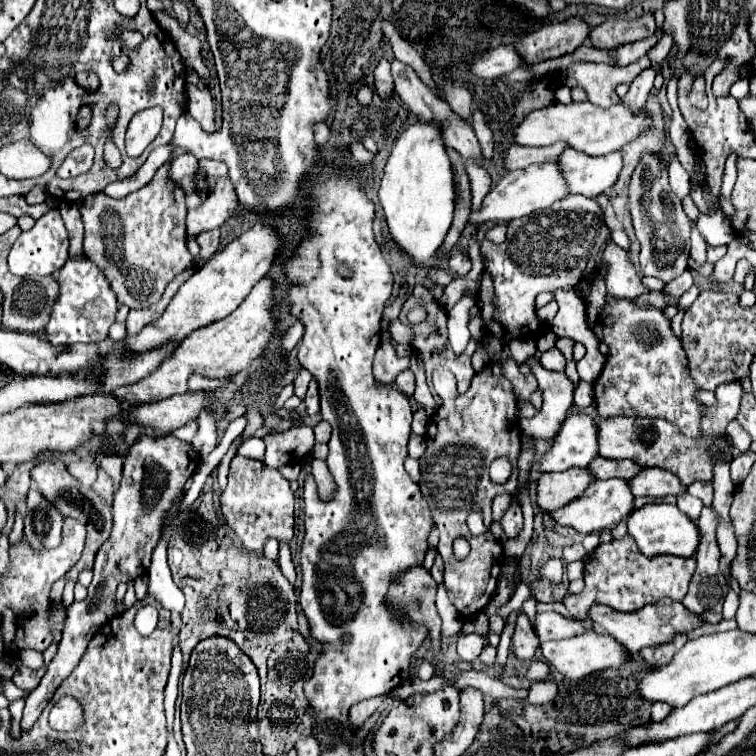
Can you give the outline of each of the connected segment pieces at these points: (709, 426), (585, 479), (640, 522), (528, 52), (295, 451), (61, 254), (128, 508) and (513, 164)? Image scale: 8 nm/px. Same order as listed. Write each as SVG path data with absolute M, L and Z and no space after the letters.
M740 382L724 383L716 388L716 406L706 406L706 416L701 422L704 436L725 436L726 424L736 418L740 406Z
M570 468L566 472L544 472L538 480L538 504L544 510L558 510L570 500L582 496L582 492L594 482L590 468Z
M644 504L642 508L630 512L628 520L628 534L634 538L638 550L648 556L662 556L662 554L674 554L674 556L692 556L698 546L698 528L696 524L678 510L676 504Z
M574 16L562 22L550 22L540 30L526 34L518 50L528 64L534 64L546 58L558 58L574 52L586 42L588 34L590 26L582 18Z
M292 426L286 432L270 432L264 436L268 468L282 468L294 460L306 458L314 446L314 432L310 426Z
M48 210L42 218L36 220L34 228L28 232L22 232L18 240L14 242L8 264L10 272L24 274L24 276L48 276L62 268L62 264L68 260L68 234L62 222L62 216L58 210Z
M140 436L130 448L124 458L124 472L118 492L114 494L114 526L110 532L110 538L96 554L94 562L94 578L88 586L88 596L82 602L72 602L68 606L66 624L62 630L62 640L58 644L58 652L48 664L48 670L34 688L26 700L24 716L20 726L24 730L32 728L32 724L42 714L44 706L52 698L54 690L60 686L60 682L70 676L70 672L76 668L76 664L82 660L88 642L92 640L92 634L104 626L108 620L116 614L116 586L120 582L130 582L132 578L146 574L146 568L150 564L150 554L160 538L162 522L168 516L170 508L174 506L174 500L182 494L182 488L196 470L196 454L188 442L182 442L174 436L164 438L152 438L152 436Z
M510 144L504 152L504 166L508 170L518 170L518 168L526 168L530 164L558 162L558 156L566 146L568 144L552 144L552 146L530 148L530 146L520 146L520 144Z

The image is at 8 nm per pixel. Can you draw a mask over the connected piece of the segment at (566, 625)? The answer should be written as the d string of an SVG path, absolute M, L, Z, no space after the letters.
M542 612L536 616L536 634L540 642L578 636L580 632L592 628L594 628L592 620L570 620L558 612Z

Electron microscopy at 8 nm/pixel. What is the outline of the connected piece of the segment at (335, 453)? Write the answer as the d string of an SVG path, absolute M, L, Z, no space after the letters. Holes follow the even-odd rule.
M328 170L326 174L322 174L320 178L316 178L316 192L314 192L314 218L310 220L310 238L304 240L294 258L288 260L284 264L284 274L288 278L288 282L292 282L294 286L290 288L290 310L292 312L298 312L298 318L306 324L306 332L304 332L304 338L300 342L300 348L298 348L298 362L302 368L306 368L314 380L318 382L318 390L320 390L320 414L326 422L330 422L332 426L332 438L328 442L330 446L330 454L328 454L328 468L334 476L334 482L338 484L336 488L336 494L332 498L330 504L324 504L318 500L318 494L316 494L316 482L314 482L314 477L309 474L304 481L304 528L306 528L306 536L304 536L304 542L302 542L302 552L300 552L300 564L302 564L302 586L300 586L300 602L302 602L302 608L308 616L308 622L310 622L310 632L312 632L312 638L322 642L324 644L324 652L322 656L316 660L314 664L314 674L312 678L304 684L304 692L306 692L306 698L310 702L310 708L314 710L312 718L314 718L314 726L324 726L324 722L330 718L332 722L338 722L338 724L348 724L348 710L352 704L360 702L360 700L366 700L366 698L372 698L372 696L380 696L380 694L386 694L390 692L392 688L396 688L400 682L406 680L408 676L408 664L410 664L410 658L414 656L414 652L418 650L418 646L426 640L426 628L422 626L414 626L410 620L406 618L400 618L400 620L394 620L392 612L386 610L382 606L384 598L386 598L386 592L388 592L388 584L390 584L390 576L396 576L398 572L410 568L410 566L416 566L416 564L422 564L424 560L424 554L426 554L426 548L428 548L428 534L430 534L430 526L434 524L432 522L432 516L430 516L430 508L428 504L424 502L422 494L420 494L420 488L412 482L412 478L408 476L408 472L404 470L404 460L408 456L408 438L410 438L410 422L412 422L412 408L410 408L410 402L408 398L398 392L398 390L380 390L380 384L376 384L374 380L374 374L372 374L372 360L374 360L374 352L380 344L380 320L382 320L382 310L386 306L386 302L390 300L390 294L392 294L392 272L380 252L380 246L378 246L378 240L374 236L374 204L366 198L364 190L362 190L362 184L360 180L356 178L356 174L334 174L332 170ZM344 264L352 270L352 276L344 278L338 274L338 266ZM348 632L352 636L352 640L348 644L342 642L342 634Z

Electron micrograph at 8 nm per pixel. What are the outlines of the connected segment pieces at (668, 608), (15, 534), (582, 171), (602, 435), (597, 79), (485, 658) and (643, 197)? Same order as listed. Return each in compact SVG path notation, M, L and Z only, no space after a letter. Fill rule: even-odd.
M664 598L664 600L656 602L656 604L650 604L646 608L634 610L634 612L618 612L618 610L614 610L610 606L594 604L590 608L590 612L588 612L588 618L592 618L600 630L608 632L618 642L626 644L630 654L638 654L642 648L648 648L648 646L668 644L670 640L674 640L674 636L688 634L690 630L694 630L694 628L704 624L702 616L694 616L694 612L690 612L686 606L682 606L682 602L674 602L670 598Z
M16 512L16 522L14 522L14 526L12 532L9 534L9 542L10 545L14 545L23 537L24 524L22 519L22 514L20 512Z
M566 148L560 156L560 166L568 180L568 188L574 194L596 198L616 184L622 170L622 152L610 152L604 156L586 156Z
M616 416L602 420L598 424L598 442L600 442L600 456L624 460L630 458L642 466L656 466L674 472L684 486L696 482L696 480L712 480L714 467L714 452L720 450L726 454L728 460L732 460L731 447L724 444L722 438L716 446L710 446L712 442L708 438L702 440L690 440L682 436L682 432L666 422L666 420L646 420L646 418L628 418L628 416ZM644 436L650 436L652 440L646 440Z
M646 56L624 68L610 66L610 64L576 62L562 72L562 82L570 88L582 88L592 104L600 108L608 108L618 102L616 86L620 82L630 82L630 78L636 78L648 66L650 60Z
M486 644L486 647L480 652L480 662L484 664L486 670L492 670L494 668L494 658L496 658L496 648L489 644Z
M644 152L640 156L640 162L632 174L630 188L628 188L628 208L632 214L636 238L640 242L640 270L644 276L654 276L662 282L672 282L688 268L688 254L690 254L690 234L692 234L692 220L686 216L682 202L674 196L668 184L668 168L664 166L668 162L668 156L658 152Z

